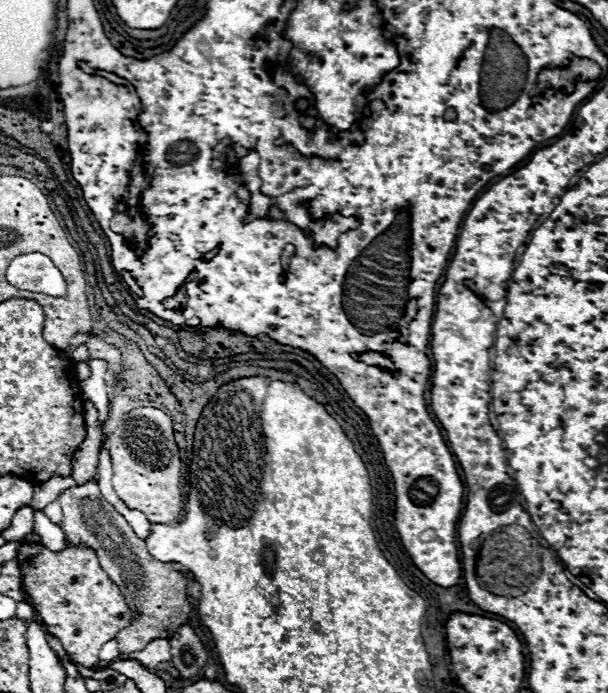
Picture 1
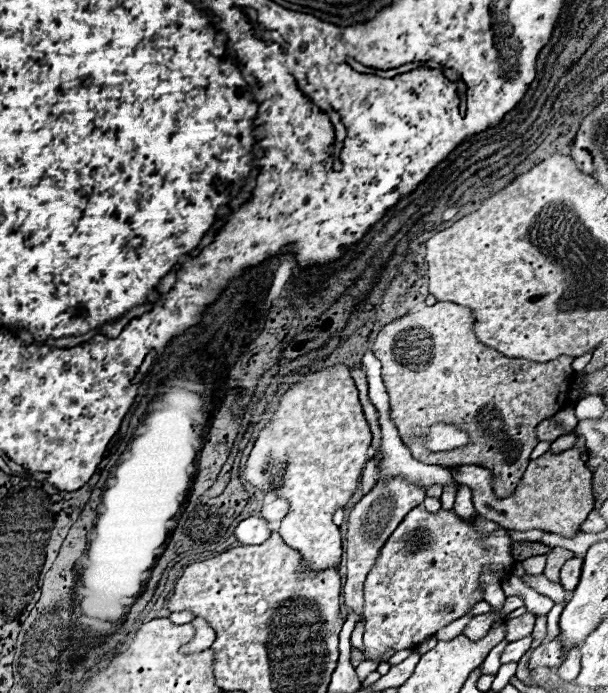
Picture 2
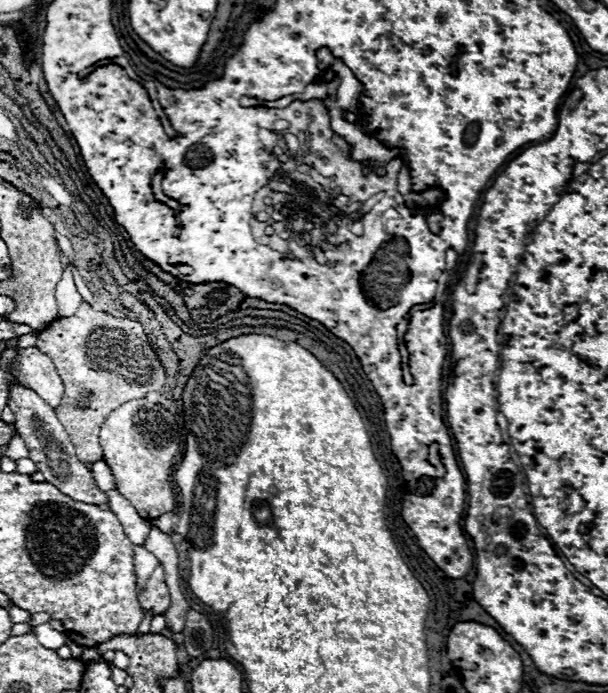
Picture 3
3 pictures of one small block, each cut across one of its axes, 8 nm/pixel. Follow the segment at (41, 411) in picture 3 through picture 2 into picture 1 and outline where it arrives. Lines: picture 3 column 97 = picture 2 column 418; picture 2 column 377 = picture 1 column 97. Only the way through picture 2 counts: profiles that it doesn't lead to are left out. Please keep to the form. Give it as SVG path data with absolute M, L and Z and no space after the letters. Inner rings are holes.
M94 480L62 492L58 504L64 512L62 530L68 542L92 548L108 578L118 584L120 592L124 592L128 608L140 614L132 620L128 628L122 628L114 638L122 654L142 650L154 638L170 638L182 624L188 622L190 602L186 592L186 578L178 570L174 570L170 562L158 562L148 554L146 542L138 538L130 524L124 520L124 516L118 514L102 498Z

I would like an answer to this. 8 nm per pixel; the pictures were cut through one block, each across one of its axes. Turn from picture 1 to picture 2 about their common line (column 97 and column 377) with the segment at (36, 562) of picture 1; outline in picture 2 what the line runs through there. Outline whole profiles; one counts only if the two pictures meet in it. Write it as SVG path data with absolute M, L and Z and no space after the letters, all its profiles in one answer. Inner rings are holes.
M422 506L412 508L408 516L398 524L398 528L390 534L382 552L372 566L366 584L364 584L364 660L382 662L382 656L388 650L406 650L416 648L416 644L424 642L428 636L434 636L438 630L446 628L450 622L468 614L470 608L484 598L484 590L480 588L480 578L486 572L494 572L500 580L512 576L516 560L512 558L512 538L510 530L498 526L492 534L480 534L478 514L472 518L462 518L454 510L440 508L436 514L424 510ZM444 606L454 606L454 614L444 614Z

